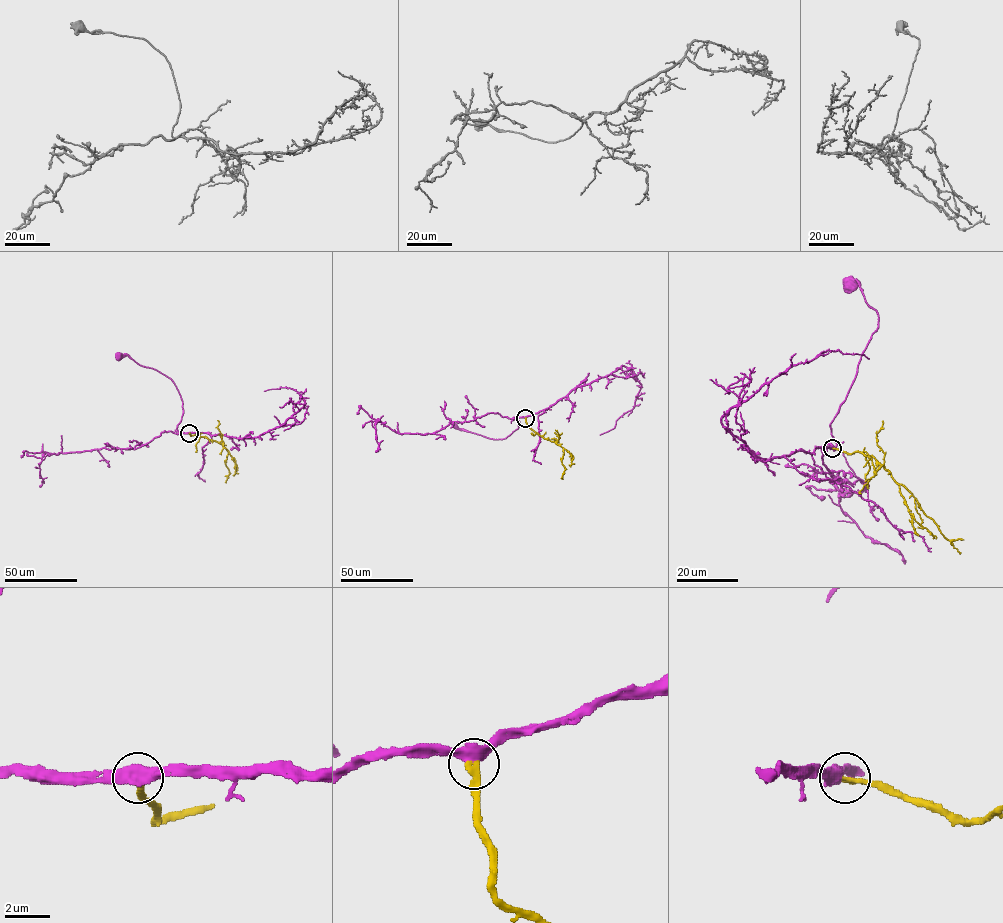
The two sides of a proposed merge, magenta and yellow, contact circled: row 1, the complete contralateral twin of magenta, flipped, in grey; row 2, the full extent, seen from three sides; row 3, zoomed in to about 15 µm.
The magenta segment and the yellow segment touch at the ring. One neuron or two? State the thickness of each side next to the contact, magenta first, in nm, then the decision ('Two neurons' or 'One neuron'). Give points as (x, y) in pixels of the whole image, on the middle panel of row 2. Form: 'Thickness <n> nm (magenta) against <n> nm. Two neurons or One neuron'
Thickness 550 nm (magenta) against 280 nm. One neuron

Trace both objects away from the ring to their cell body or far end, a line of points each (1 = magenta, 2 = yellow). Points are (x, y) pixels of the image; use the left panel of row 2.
1: (189, 433), (180, 433), (177, 428), (183, 412), (182, 402), (172, 381), (127, 355), (119, 356)
2: (189, 433), (218, 442), (227, 449), (225, 465), (229, 474), (225, 482)

